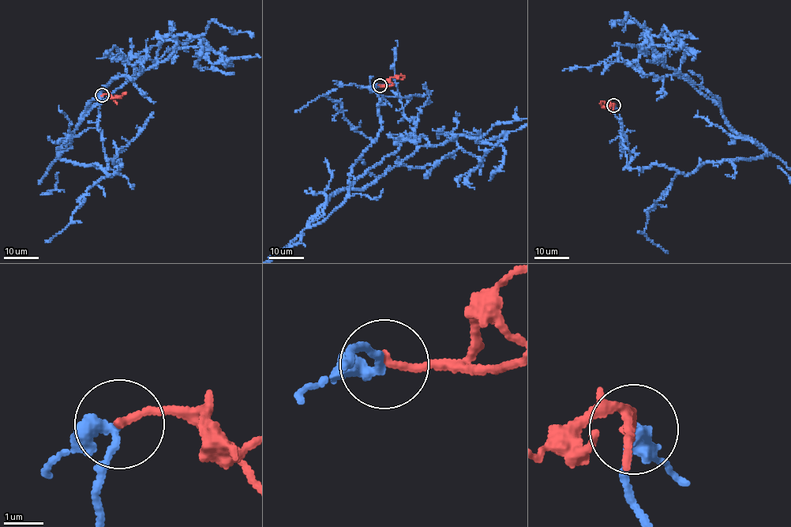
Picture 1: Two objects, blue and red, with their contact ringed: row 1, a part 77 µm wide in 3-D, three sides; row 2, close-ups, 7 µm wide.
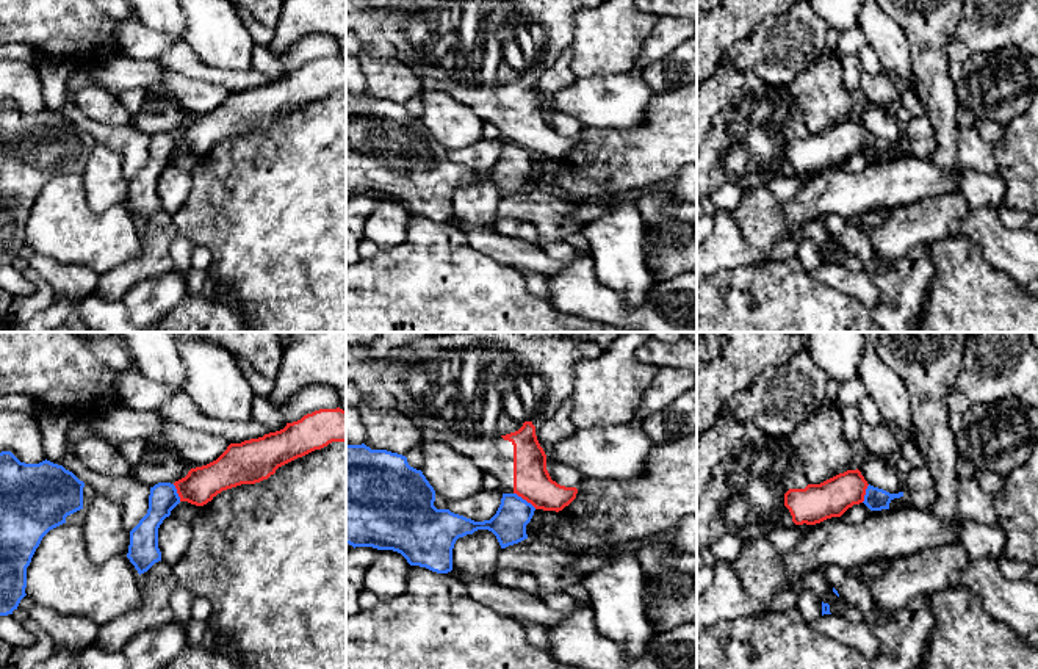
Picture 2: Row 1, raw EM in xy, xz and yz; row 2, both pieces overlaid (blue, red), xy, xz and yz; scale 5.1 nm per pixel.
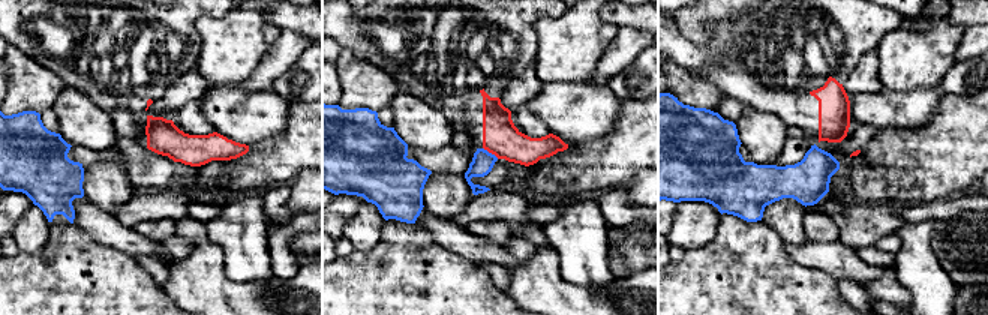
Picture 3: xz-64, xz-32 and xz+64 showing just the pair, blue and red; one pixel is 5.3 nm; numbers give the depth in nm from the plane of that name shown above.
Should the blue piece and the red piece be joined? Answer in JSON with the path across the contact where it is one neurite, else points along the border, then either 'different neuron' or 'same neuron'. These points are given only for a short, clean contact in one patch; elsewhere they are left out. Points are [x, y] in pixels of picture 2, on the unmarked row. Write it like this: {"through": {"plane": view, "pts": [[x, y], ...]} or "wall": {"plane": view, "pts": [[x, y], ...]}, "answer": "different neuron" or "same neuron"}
{"wall": {"plane": "xz", "pts": [[514, 141], [536, 157]]}, "answer": "different neuron"}

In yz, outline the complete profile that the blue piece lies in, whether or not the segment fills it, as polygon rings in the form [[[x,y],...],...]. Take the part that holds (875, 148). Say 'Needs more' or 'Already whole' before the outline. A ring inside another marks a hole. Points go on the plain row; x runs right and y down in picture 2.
Already whole. [[[867,135],[866,138],[866,144],[864,144],[864,154],[870,158],[870,160],[881,160],[881,158],[889,158],[889,152],[894,147],[900,147],[903,146],[903,141],[899,143],[889,143],[883,138],[874,136],[874,135]]]

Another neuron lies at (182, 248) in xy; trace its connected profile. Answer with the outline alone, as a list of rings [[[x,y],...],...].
[[[177,235],[172,240],[172,244],[171,244],[171,257],[174,262],[172,269],[178,273],[182,277],[185,277],[185,273],[191,268],[193,249],[194,249],[194,244],[182,235]]]

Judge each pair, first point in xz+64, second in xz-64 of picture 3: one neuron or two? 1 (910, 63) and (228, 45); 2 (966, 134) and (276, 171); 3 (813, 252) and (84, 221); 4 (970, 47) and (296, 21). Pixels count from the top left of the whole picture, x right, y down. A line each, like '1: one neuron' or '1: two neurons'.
1: one neuron
2: one neuron
3: one neuron
4: two neurons

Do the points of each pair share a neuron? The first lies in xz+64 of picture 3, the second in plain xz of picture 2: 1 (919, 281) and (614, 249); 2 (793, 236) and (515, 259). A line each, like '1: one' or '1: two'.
1: one
2: two

